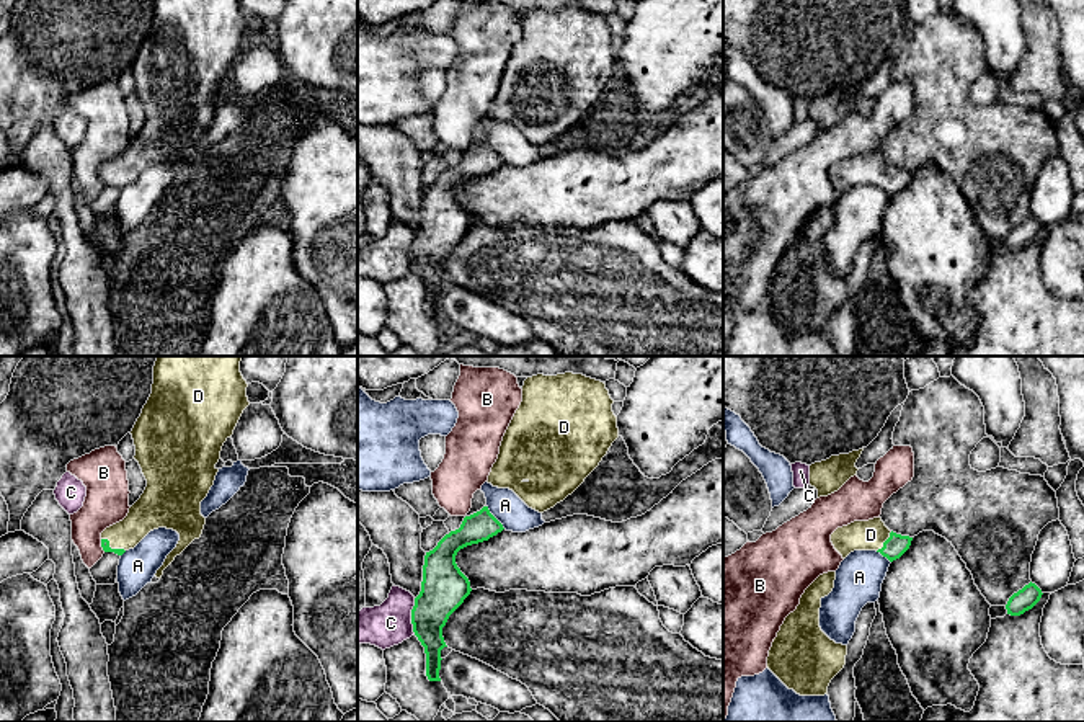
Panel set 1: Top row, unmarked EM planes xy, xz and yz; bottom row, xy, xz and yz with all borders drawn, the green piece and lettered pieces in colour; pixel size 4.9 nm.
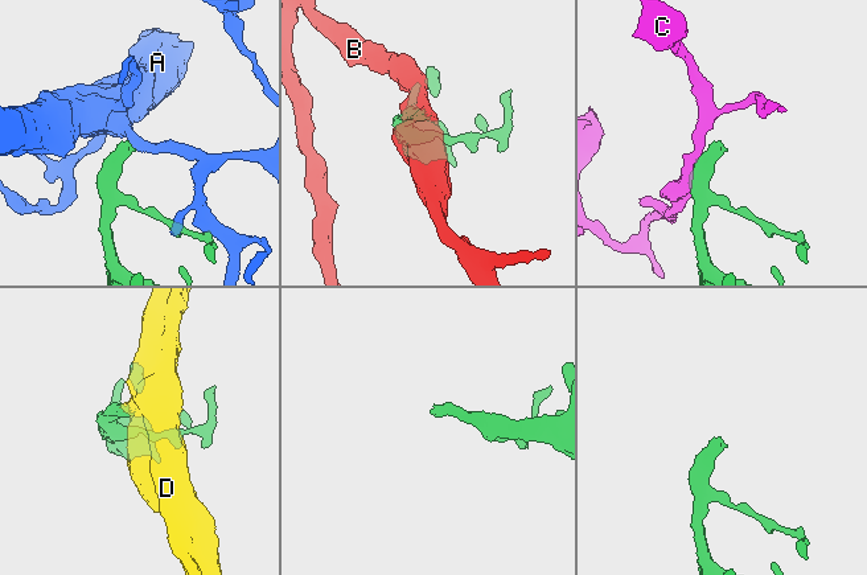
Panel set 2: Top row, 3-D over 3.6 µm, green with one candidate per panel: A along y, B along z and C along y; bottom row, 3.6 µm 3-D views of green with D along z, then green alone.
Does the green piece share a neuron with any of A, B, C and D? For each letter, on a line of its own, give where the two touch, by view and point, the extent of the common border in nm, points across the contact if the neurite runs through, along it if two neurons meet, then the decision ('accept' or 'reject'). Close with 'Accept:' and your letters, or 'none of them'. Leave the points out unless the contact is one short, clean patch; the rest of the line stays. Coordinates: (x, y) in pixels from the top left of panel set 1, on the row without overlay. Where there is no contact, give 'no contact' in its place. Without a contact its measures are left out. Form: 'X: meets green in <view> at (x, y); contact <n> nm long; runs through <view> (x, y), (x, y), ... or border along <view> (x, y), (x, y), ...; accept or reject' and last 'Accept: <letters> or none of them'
A: meets green in xz at (493, 151); contact 150 nm long; border along xz (487, 139), (488, 146), (505, 162); reject
B: meets green in xy at (102, 180); contact 70 nm long; border along xy (100, 173), (100, 180), (105, 185); reject
C: meets green in xz at (412, 250); contact 180 nm long; border along xz (415, 232), (412, 244), (413, 268); reject
D: meets green in xy at (110, 182); contact 140 nm long; runs through xy (105, 177), (110, 182), (147, 147); accept
Accept: D

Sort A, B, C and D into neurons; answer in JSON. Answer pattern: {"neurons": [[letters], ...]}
{"neurons": [["A"], ["B"], ["C"], ["D"]]}

